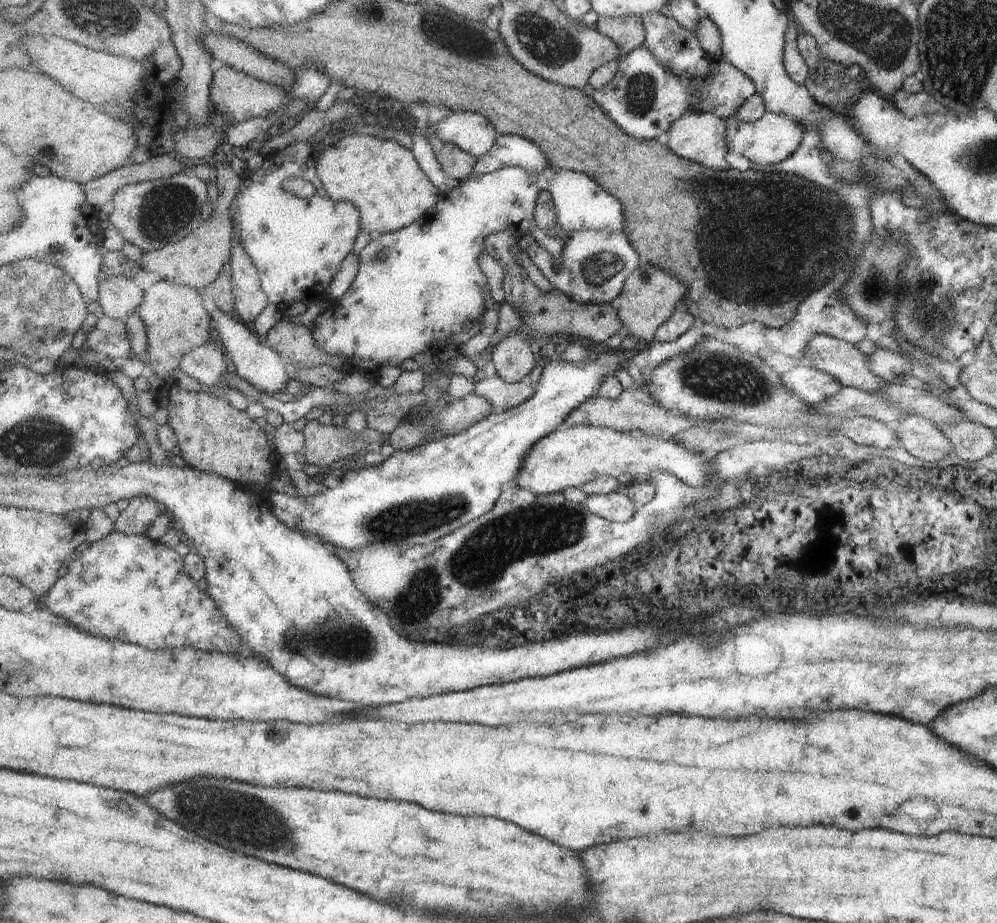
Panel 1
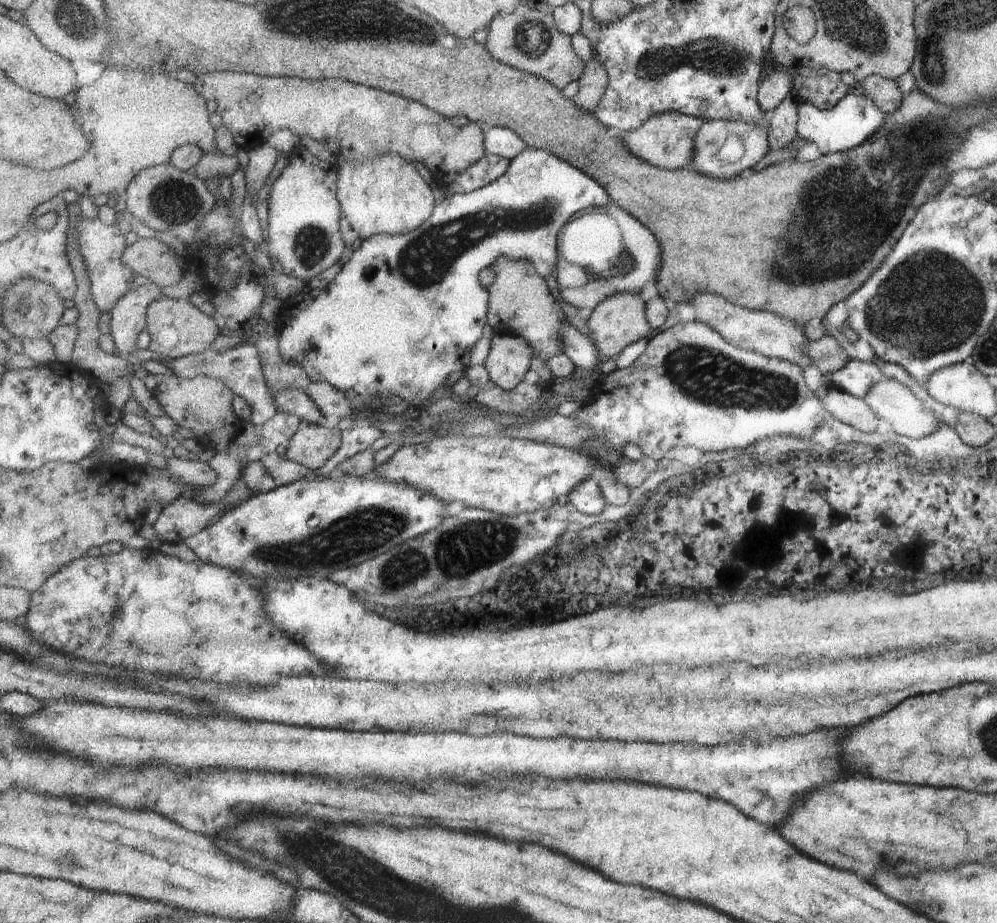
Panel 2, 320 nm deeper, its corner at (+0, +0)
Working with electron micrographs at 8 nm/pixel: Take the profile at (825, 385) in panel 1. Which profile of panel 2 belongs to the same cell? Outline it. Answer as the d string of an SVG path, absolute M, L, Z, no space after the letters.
M849 359L843 368L833 373L835 374L825 374L827 382L831 382L831 385L825 383L822 386L835 388L859 400L863 400L871 386L885 379L871 361L861 362L857 359Z

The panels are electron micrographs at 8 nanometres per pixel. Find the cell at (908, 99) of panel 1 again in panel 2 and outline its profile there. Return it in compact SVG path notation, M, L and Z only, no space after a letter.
M869 76L861 82L861 88L863 88L863 96L867 96L885 115L897 110L903 100L902 93L895 82L881 76Z

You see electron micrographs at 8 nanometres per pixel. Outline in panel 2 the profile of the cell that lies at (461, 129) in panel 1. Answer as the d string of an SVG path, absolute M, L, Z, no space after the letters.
M479 122L478 126L483 130L483 138L488 154L513 161L525 148L528 148L527 144L513 130L485 122Z

